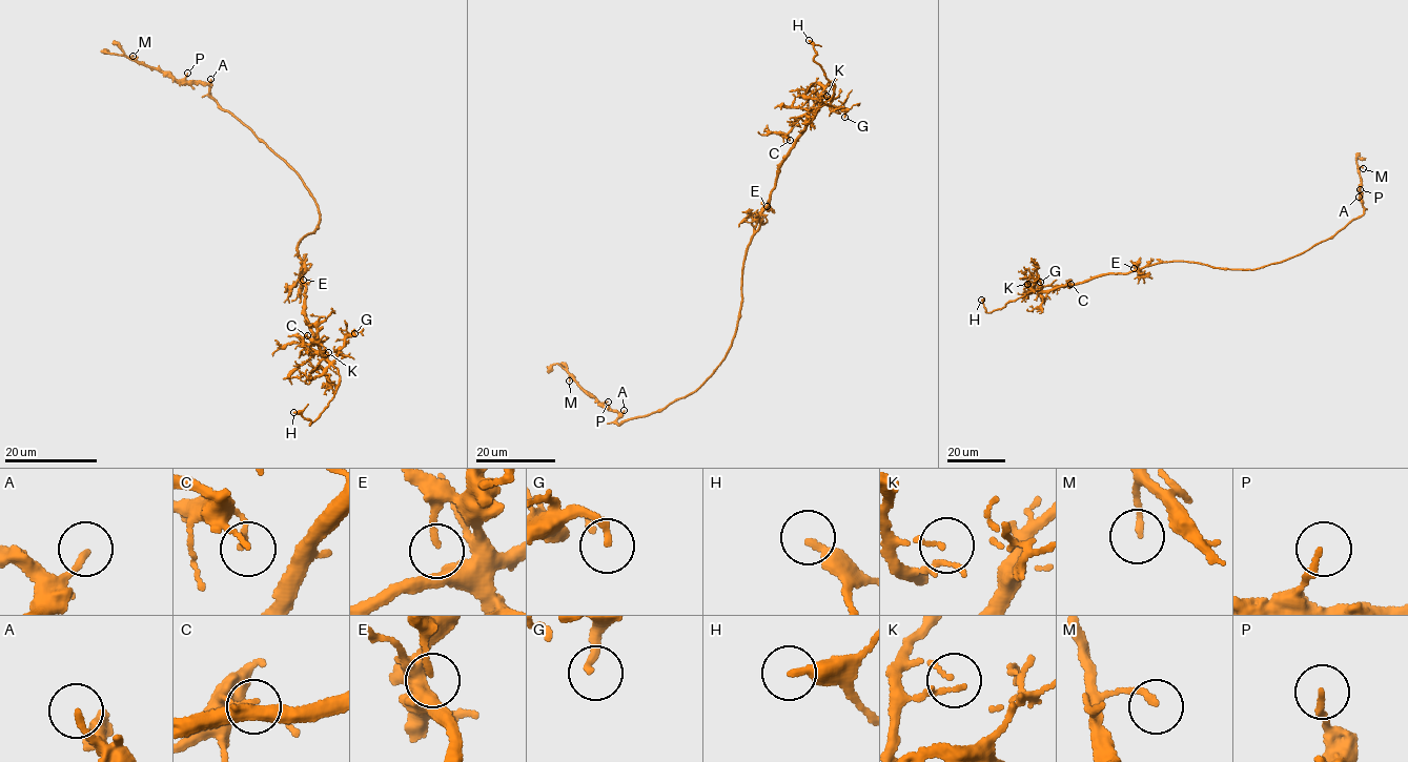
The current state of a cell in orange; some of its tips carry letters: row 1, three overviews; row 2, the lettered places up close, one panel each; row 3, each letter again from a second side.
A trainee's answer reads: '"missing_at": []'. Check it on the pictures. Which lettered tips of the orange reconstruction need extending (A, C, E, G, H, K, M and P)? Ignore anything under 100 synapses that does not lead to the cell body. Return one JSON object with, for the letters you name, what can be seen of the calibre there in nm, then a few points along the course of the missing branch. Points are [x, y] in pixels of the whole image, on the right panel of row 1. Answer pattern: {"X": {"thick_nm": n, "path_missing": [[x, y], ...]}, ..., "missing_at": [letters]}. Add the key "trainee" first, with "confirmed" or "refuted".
{"trainee": "refuted", "H": {"thick_nm": 320, "path_missing": [[981, 300], [967, 281], [966, 273], [971, 271], [947, 275], [946, 272]]}, "missing_at": ["H"]}

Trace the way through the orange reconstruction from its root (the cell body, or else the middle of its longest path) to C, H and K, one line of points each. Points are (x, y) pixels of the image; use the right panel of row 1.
C: (1212, 267), (1185, 261), (1161, 262), (1125, 273), (1101, 274), (1082, 282), (1041, 289), (1044, 286), (1070, 284)
H: (1212, 267), (1159, 262), (1125, 273), (1101, 274), (1033, 291), (990, 312), (981, 300)
K: (1212, 267), (1171, 261), (1146, 265), (1125, 273), (1101, 274), (1048, 290), (1037, 290), (1027, 284)

